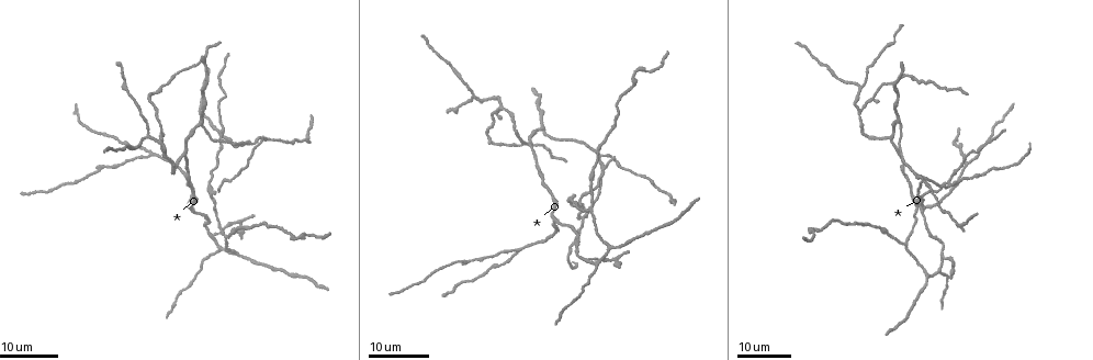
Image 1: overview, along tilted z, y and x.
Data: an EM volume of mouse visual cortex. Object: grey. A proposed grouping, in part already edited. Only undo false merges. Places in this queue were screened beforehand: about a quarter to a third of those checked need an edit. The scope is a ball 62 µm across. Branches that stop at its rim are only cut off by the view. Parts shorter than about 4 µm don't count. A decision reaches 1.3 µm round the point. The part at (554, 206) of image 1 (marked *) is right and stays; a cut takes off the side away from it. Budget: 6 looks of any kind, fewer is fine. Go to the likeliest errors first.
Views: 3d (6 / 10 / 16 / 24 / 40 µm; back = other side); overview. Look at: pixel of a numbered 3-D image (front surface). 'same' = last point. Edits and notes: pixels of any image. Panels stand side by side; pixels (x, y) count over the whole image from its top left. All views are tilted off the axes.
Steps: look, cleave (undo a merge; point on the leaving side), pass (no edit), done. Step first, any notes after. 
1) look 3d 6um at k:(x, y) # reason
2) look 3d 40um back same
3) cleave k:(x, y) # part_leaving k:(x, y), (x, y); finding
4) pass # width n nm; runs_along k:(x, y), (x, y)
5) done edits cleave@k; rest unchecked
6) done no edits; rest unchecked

look 3d 16um at 1:(261, 139) # a fork

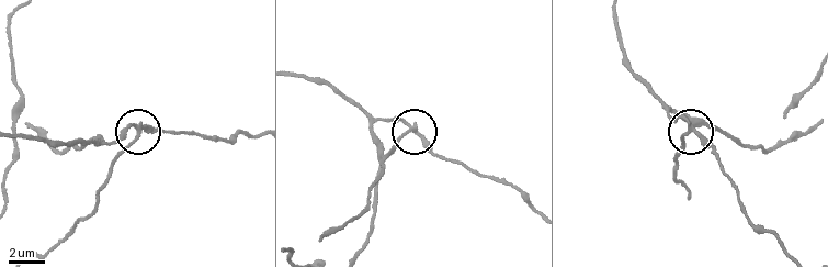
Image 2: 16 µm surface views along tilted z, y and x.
look 3d 10um at 2:(693, 132)

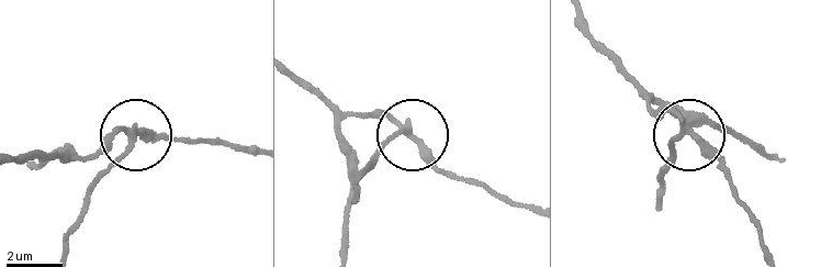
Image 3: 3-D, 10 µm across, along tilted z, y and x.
cleave 3:(109, 170) # side_arm 15 um; part_leaving 3:(131, 140), (124, 158), (93, 189), (67, 254); two neurons meet here

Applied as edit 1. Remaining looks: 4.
look overview

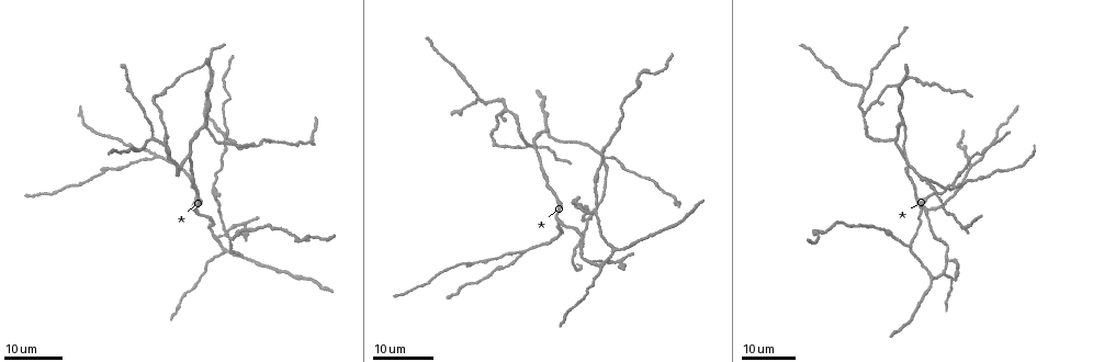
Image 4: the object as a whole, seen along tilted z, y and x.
look 3d 24um at 4:(903, 124) # side arm on a straight run

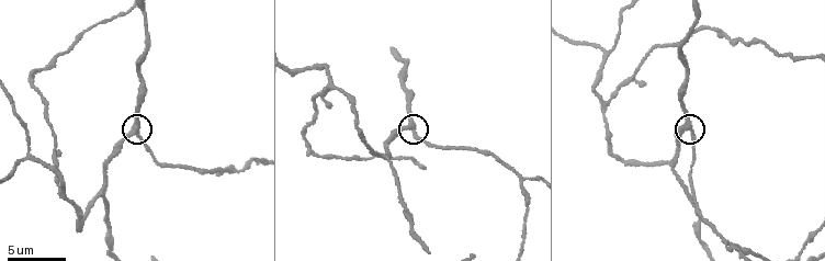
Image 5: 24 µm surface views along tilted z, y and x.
look 3d 6um at 5:(414, 130)

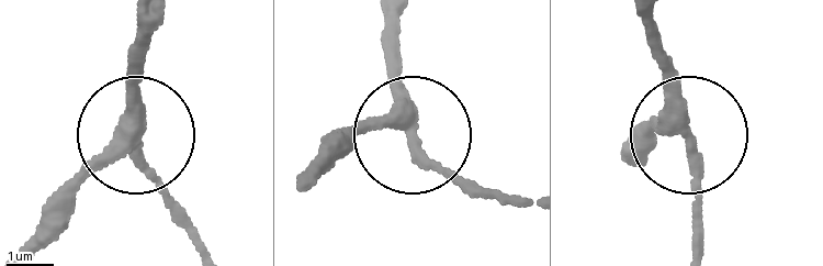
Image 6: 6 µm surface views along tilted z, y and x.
pass # width 290 nm; runs_along 6:(23, 246), (131, 137), (139, 33); continuous, no second neuron

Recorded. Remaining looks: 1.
look 3d 10um at 5:(383, 157) # branch point

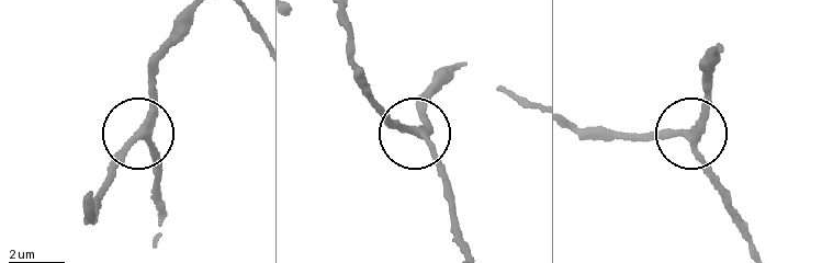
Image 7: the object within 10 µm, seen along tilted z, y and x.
pass # arms 3; runs_along 7:(161, 213), (159, 153), (143, 141), (135, 141), (103, 187); all the same neuron

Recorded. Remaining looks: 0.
done edits cleave@3; rest unchecked

